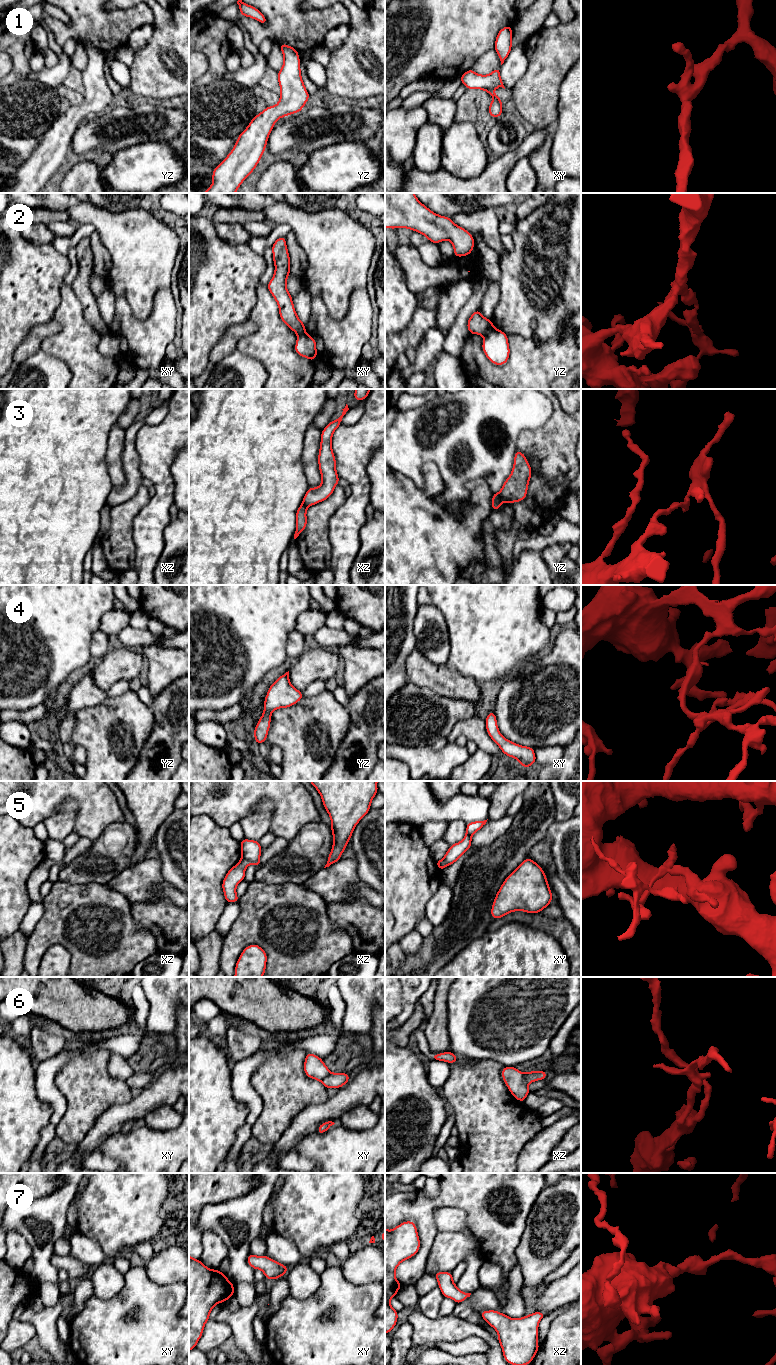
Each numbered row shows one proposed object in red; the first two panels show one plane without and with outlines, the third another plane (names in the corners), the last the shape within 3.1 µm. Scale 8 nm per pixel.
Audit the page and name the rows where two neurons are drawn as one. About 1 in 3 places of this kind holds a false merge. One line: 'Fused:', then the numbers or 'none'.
Fused: 2, 3, 5, 6

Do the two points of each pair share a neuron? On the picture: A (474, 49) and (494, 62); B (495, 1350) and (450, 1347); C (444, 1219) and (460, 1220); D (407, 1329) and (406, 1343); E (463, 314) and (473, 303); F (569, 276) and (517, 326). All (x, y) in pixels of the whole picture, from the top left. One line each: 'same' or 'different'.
A: different
B: different
C: same
D: same
E: same
F: same

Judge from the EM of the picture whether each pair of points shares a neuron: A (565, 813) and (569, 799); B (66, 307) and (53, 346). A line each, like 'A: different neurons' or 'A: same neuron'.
A: same neuron
B: same neuron

